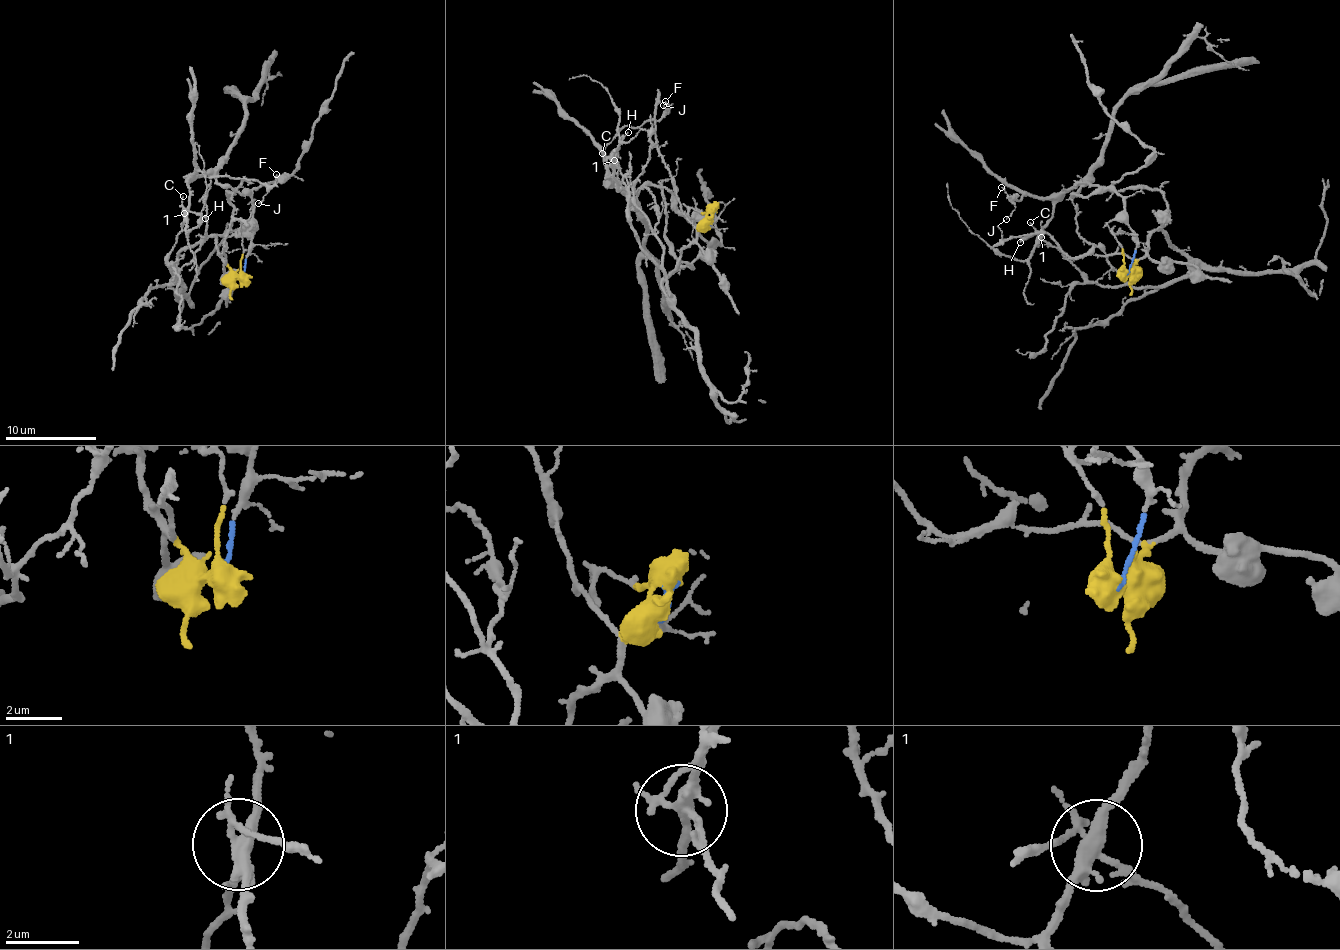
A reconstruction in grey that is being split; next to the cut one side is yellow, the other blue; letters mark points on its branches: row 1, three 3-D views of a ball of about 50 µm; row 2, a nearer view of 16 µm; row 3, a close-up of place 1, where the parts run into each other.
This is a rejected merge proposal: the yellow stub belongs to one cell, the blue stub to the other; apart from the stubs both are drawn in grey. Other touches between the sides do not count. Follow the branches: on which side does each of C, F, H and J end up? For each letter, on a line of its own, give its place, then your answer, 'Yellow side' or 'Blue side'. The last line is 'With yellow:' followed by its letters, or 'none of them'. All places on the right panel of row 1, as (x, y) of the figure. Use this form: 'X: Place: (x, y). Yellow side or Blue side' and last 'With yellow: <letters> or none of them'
C: Place: (1030, 222). Yellow side
F: Place: (1001, 187). Blue side
H: Place: (1020, 242). Yellow side
J: Place: (1006, 219). Blue side
With yellow: C, H

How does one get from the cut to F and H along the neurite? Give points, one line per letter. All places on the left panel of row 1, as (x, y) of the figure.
F: (241, 280), (253, 234), (249, 192), (224, 187), (212, 174), (194, 177), (200, 170), (274, 184), (277, 174)
H: (242, 280), (210, 236), (180, 253), (169, 283), (177, 283), (167, 260), (186, 219), (183, 210), (205, 217)

